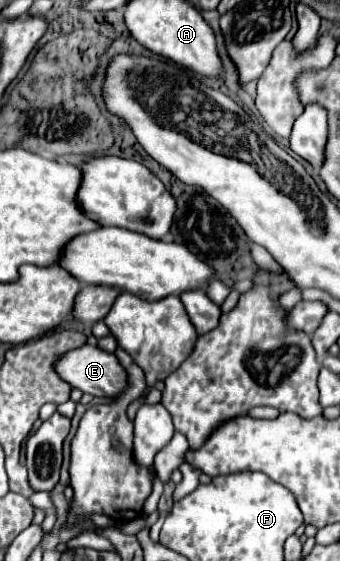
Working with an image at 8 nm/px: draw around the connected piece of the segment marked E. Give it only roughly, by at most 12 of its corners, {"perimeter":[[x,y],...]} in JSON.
{"perimeter":[[84,345],[58,359],[64,381],[114,399],[128,389],[116,355]]}

